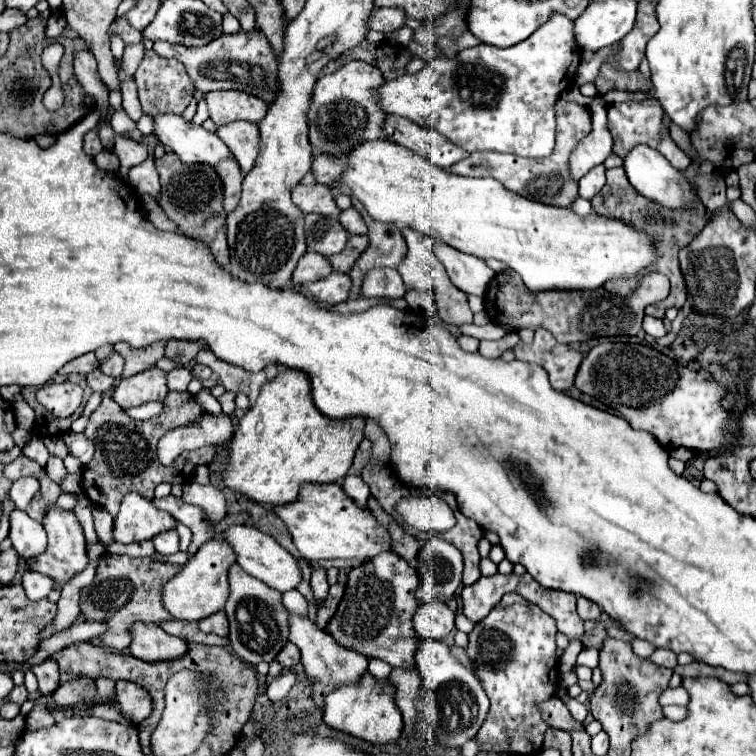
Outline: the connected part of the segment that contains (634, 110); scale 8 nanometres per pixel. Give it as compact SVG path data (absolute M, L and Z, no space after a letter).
M645 99L643 103L613 103L609 105L607 113L607 129L613 137L613 153L621 159L635 147L635 145L649 145L651 149L657 149L675 169L679 169L679 163L691 163L691 159L677 147L677 143L669 137L669 129L663 125L663 109L659 101Z

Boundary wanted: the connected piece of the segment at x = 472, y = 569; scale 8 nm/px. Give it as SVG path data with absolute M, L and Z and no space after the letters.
M455 505L455 537L451 537L451 543L457 545L457 549L463 553L465 559L465 571L463 571L463 585L473 585L481 573L479 573L479 551L477 541L485 535L485 531L469 517L465 517L457 505Z

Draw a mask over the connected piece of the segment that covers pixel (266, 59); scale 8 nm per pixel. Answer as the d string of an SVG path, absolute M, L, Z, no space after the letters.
M255 29L251 33L239 31L233 35L223 33L221 37L217 37L215 41L203 47L183 47L183 45L157 41L153 49L161 57L179 59L187 67L187 73L193 79L197 91L209 93L209 91L219 91L219 89L235 89L235 91L245 91L249 95L255 95L263 99L267 105L271 105L275 97L279 95L277 57L267 37L263 37L261 29Z

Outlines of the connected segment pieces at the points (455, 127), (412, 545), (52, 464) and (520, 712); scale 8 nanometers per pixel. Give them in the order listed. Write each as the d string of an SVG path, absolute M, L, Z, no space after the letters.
M557 13L527 41L521 41L511 49L479 43L459 51L455 57L439 57L429 61L427 67L415 75L403 75L387 81L379 89L379 103L385 113L431 127L469 153L499 151L519 157L547 157L555 147L555 101L561 91L571 89L575 83L579 63L581 51L575 43L573 21Z
M369 497L369 509L375 513L375 517L379 517L379 521L383 521L383 525L387 527L393 543L391 543L391 551L395 551L397 555L401 555L403 559L407 559L409 563L415 563L415 555L419 551L419 543L415 537L411 537L409 533L405 533L401 529L401 525L397 521L393 521L393 517L389 513L383 511L383 507L375 501L375 497Z
M49 457L49 461L47 461L45 467L47 467L47 475L49 475L55 483L61 485L61 481L63 481L65 475L67 475L67 469L65 469L65 465L63 465L63 459Z
M509 593L501 599L499 605L491 609L491 613L475 625L475 629L469 633L469 647L467 655L475 661L477 677L483 683L487 697L491 701L491 709L487 713L487 719L483 721L483 727L479 729L479 741L483 751L495 751L495 753L509 753L509 755L533 755L541 749L543 733L549 727L541 711L537 709L539 701L551 699L555 695L555 689L559 685L559 671L557 671L557 655L555 655L555 619L541 611L537 605L525 601L523 597Z

